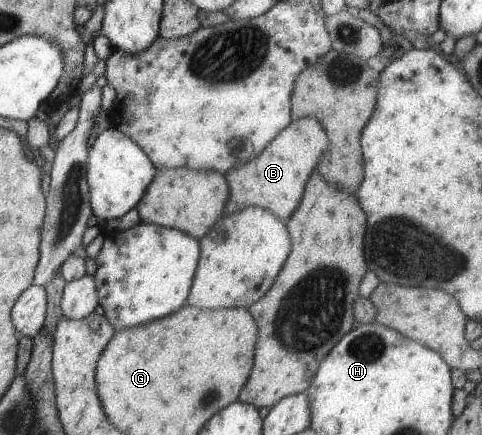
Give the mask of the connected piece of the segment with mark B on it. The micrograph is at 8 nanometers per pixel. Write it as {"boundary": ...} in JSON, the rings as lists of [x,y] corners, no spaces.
{"boundary":[[[297,118],[295,122],[289,122],[263,148],[261,154],[225,172],[229,198],[225,202],[223,214],[233,214],[247,206],[261,206],[273,212],[275,218],[287,221],[285,218],[297,210],[305,180],[309,174],[316,172],[317,162],[323,156],[323,150],[327,150],[327,144],[327,136],[315,118]]]}

